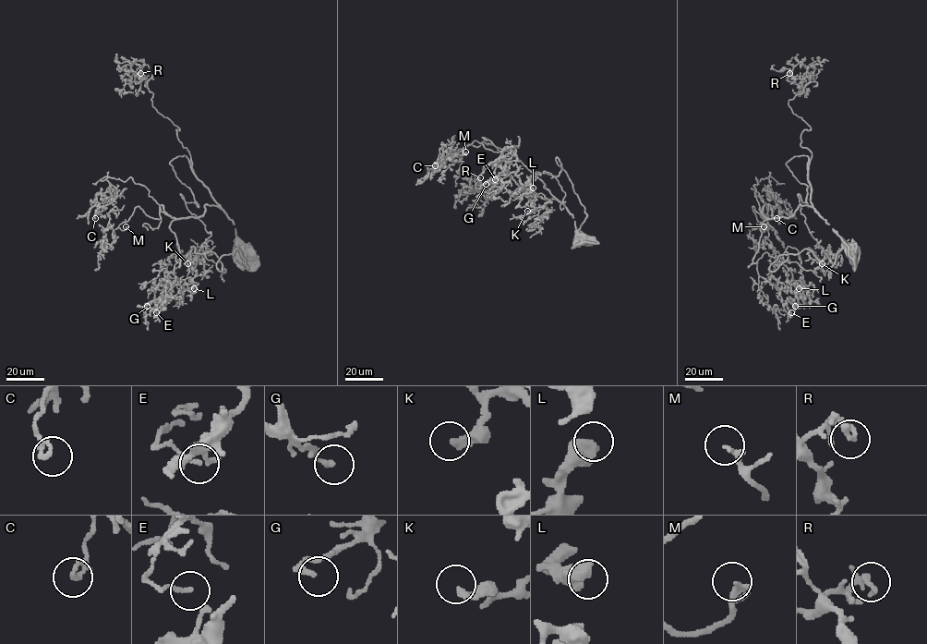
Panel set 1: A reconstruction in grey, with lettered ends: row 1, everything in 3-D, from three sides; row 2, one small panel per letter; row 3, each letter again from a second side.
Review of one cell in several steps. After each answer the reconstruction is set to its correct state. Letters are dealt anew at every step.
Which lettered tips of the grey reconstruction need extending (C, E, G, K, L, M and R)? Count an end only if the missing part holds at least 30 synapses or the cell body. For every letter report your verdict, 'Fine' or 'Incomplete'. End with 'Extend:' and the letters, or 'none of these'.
C: Fine
E: Fine
G: Fine
K: Incomplete
L: Incomplete
M: Incomplete
R: Fine
Extend: K, L, M

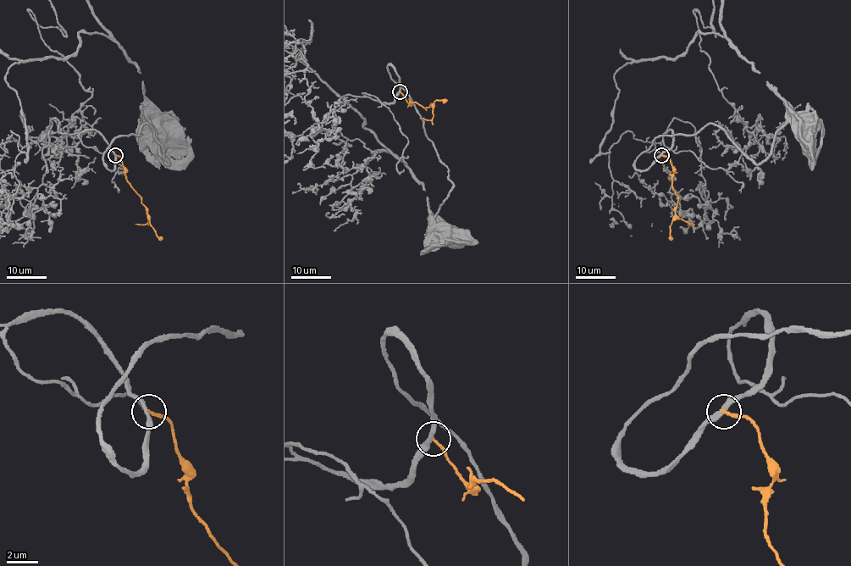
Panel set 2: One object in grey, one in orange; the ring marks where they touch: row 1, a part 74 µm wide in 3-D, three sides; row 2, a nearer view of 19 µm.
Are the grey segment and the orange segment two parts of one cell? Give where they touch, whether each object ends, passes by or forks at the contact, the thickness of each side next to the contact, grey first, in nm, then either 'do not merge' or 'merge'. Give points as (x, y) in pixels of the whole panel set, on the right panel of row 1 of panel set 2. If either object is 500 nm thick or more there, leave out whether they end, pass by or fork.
place (661, 155); grey passes by; orange ends; calibres 260 and 170 nm; do not merge

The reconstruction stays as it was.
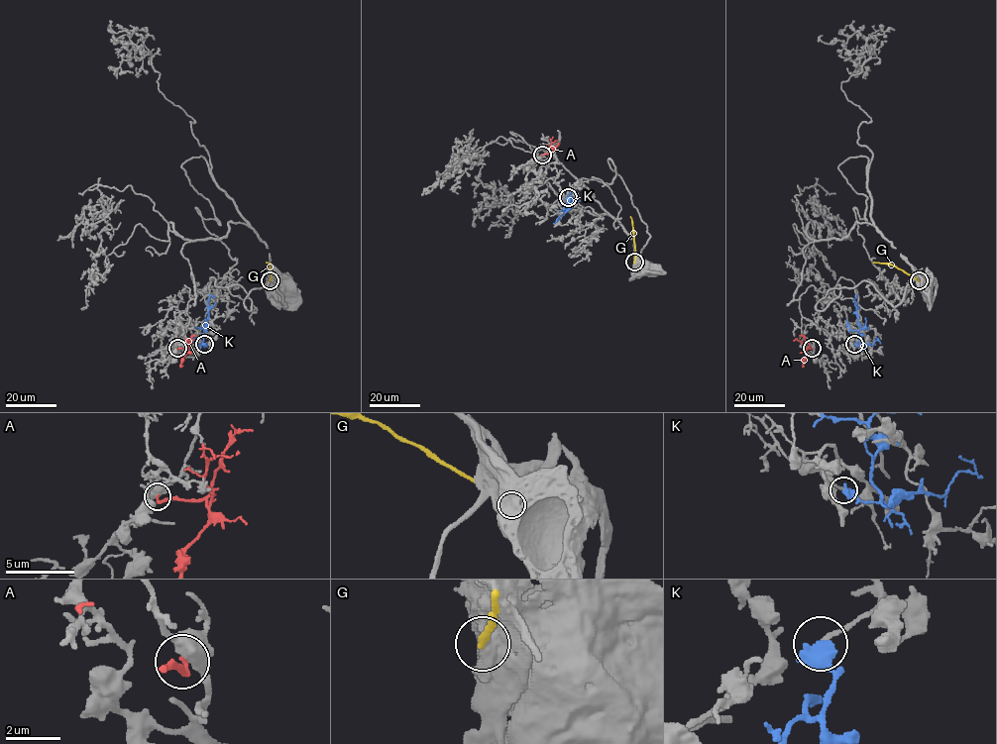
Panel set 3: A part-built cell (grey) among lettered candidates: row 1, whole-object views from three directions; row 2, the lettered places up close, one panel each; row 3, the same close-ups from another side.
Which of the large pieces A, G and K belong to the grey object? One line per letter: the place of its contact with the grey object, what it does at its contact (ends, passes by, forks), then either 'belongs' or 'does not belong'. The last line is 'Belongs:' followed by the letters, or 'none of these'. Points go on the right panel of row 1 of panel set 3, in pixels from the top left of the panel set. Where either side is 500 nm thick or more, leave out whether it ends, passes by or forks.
A: (812, 348) | does not belong
G: (919, 280) | does not belong
K: (854, 344) | does not belong
Belongs: none of these

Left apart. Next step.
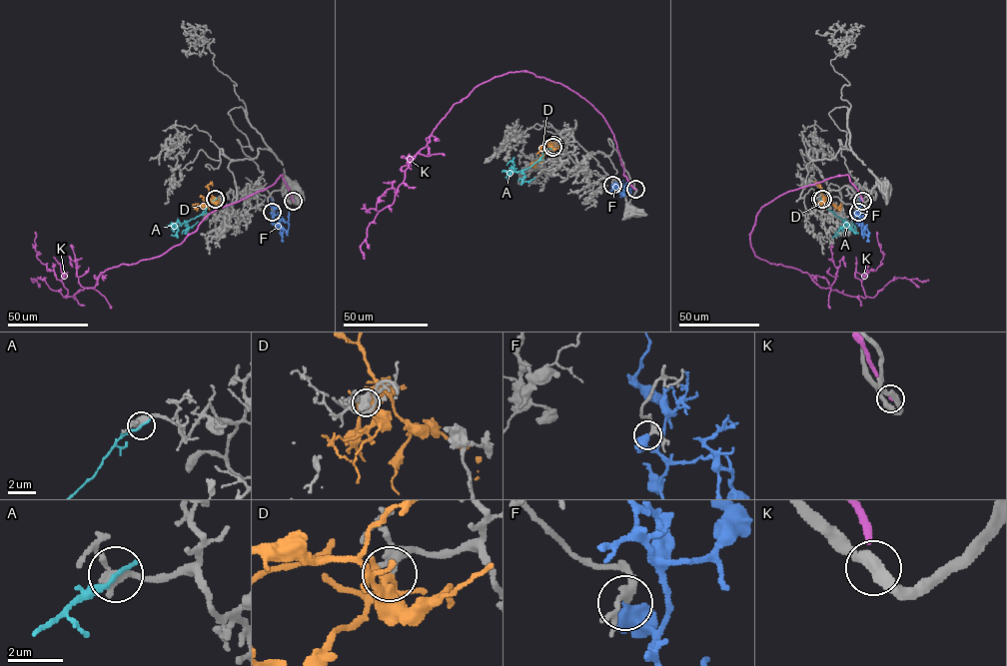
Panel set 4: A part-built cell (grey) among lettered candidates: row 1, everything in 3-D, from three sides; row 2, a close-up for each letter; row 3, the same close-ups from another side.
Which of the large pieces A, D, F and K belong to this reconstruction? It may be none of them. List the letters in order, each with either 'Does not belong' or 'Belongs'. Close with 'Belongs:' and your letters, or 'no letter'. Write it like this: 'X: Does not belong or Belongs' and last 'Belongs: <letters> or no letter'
A: Does not belong
D: Belongs
F: Belongs
K: Does not belong
Belongs: D, F

